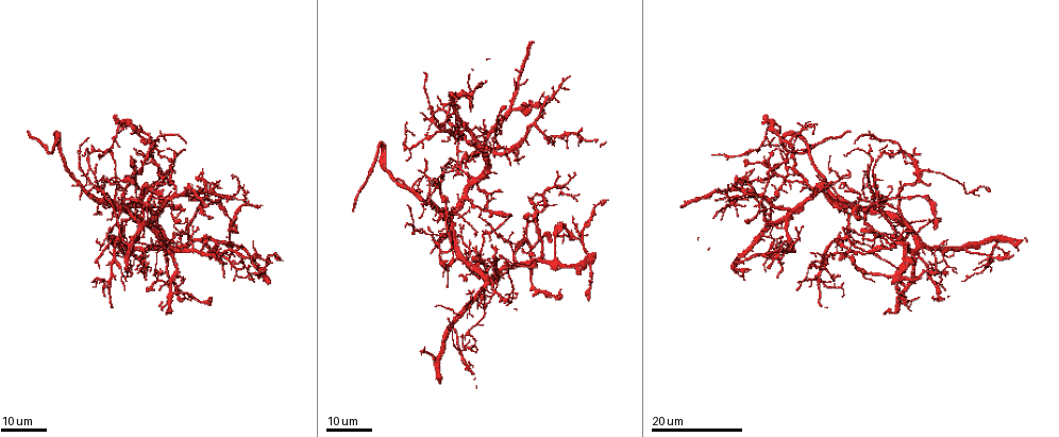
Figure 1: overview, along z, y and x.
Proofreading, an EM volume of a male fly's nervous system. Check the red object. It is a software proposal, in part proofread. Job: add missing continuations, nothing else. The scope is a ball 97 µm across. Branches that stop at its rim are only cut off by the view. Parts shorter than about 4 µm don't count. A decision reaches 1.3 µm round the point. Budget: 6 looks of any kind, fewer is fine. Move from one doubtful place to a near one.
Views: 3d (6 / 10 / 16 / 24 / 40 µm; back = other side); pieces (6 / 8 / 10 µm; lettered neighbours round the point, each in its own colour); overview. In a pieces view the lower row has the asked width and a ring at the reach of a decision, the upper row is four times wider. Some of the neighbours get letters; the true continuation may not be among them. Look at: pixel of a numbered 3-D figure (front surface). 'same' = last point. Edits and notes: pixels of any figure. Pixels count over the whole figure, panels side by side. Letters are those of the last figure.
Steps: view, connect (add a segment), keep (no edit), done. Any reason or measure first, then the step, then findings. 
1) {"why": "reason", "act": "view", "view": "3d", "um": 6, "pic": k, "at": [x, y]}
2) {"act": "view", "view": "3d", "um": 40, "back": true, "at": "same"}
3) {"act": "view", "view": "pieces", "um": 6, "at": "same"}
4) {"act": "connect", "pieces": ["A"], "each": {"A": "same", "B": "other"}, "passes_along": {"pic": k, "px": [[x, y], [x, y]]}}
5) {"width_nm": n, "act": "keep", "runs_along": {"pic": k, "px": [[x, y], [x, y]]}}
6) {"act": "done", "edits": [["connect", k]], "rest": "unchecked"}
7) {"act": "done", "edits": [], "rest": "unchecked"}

{"why": "free end", "act": "view", "view": "3d", "um": 24, "pic": 1, "at": [803, 148]}

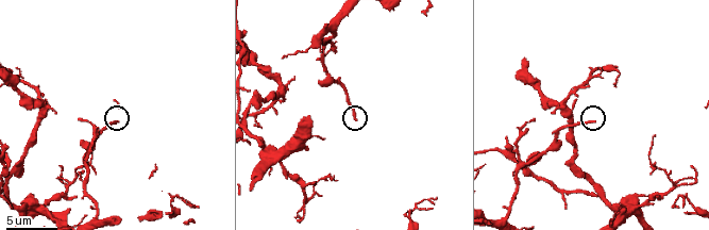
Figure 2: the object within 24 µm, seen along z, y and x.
{"why": "what lies round it", "act": "view", "view": "pieces", "um": 8, "pic": 2, "at": [595, 121]}

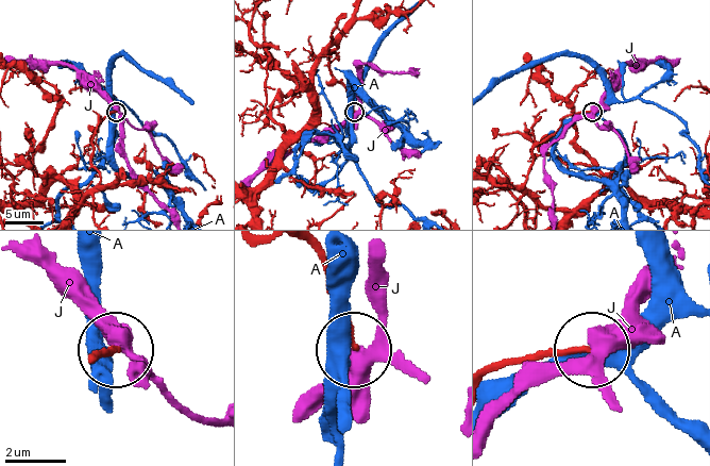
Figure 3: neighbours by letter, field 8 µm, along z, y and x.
{"width_nm": 160, "act": "keep", "each": {"A": "other", "J": "other"}, "runs_along": {"pic": 3, "px": [[315, 252], [353, 349]]}, "found": "none of them fits"}

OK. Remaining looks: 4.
{"why": "an open end", "act": "view", "view": "3d", "um": 24, "pic": 1, "at": [434, 240]}

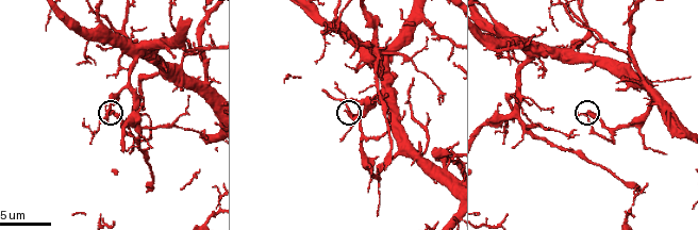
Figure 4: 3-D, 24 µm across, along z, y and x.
{"act": "view", "view": "pieces", "um": 6, "pic": 4, "at": [346, 112]}

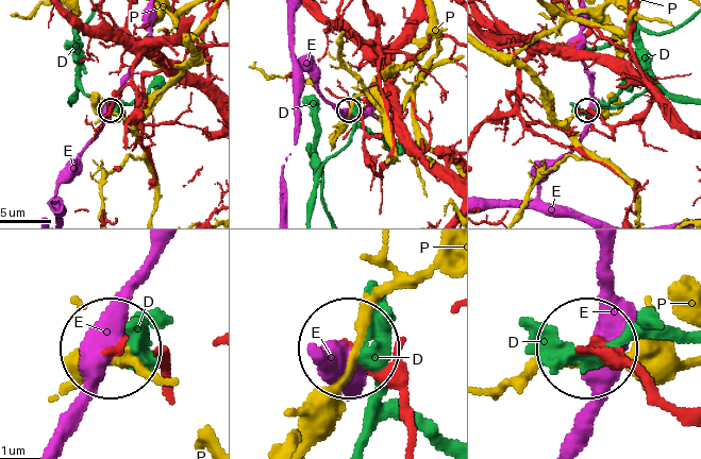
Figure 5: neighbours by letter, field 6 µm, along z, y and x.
{"act": "keep", "each": {"D": "other", "E": "other", "P": "other"}, "found": "no lettered segment goes on from it"}

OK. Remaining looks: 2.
{"why": "end of a long branch", "act": "view", "view": "3d", "um": 24, "pic": 1, "at": [354, 211]}

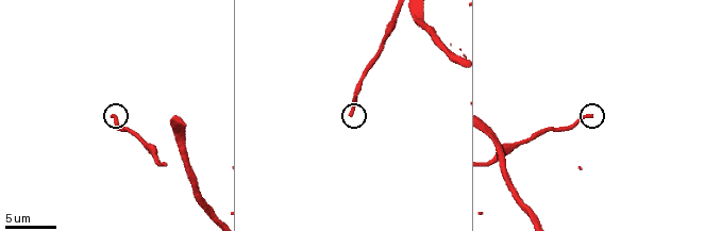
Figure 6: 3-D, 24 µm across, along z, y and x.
{"why": "what lies round it", "act": "view", "view": "pieces", "um": 10, "pic": 6, "at": [591, 114]}

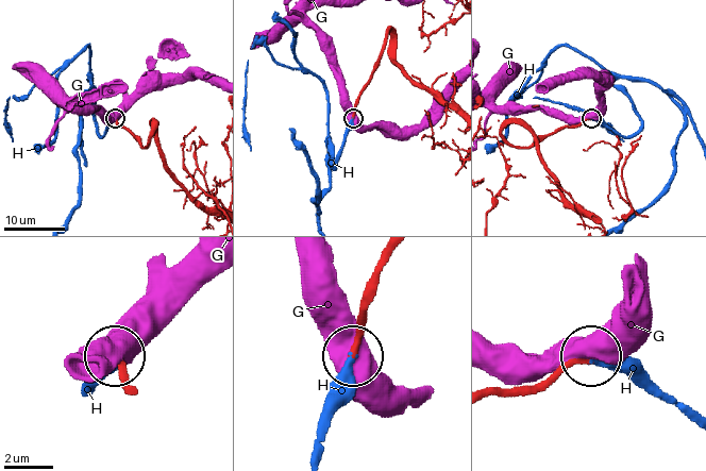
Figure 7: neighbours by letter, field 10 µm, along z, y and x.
{"act": "connect", "pieces": ["H"], "each": {"G": "other", "H": "same"}, "found": "it goes on there"}

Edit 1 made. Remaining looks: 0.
{"act": "done", "edits": [["connect", 7]], "rest": "unchecked"}

